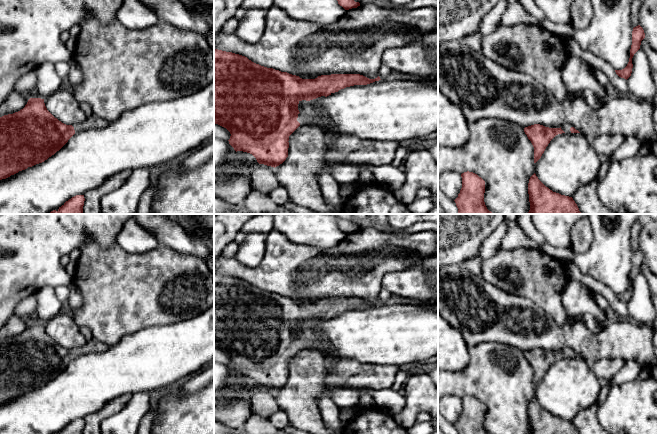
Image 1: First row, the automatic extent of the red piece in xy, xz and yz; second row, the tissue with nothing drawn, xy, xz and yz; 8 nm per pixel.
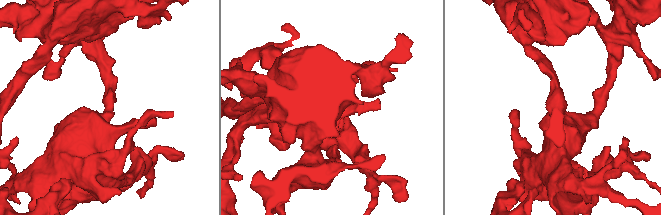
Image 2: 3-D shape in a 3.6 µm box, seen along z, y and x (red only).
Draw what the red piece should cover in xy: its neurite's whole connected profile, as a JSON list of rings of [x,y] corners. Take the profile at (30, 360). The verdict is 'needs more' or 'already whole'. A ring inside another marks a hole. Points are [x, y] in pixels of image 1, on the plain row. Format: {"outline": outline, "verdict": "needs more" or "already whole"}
{"outline": [[[30,322],[23,333],[0,341],[0,404],[42,387],[59,375],[77,356],[104,352],[110,346],[96,339],[86,326],[79,326],[86,344],[66,349],[55,342],[46,332],[44,323]]], "verdict": "needs more"}

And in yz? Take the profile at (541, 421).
{"outline": [[[534,397],[528,407],[530,434],[579,434],[572,421],[553,416]]], "verdict": "already whole"}

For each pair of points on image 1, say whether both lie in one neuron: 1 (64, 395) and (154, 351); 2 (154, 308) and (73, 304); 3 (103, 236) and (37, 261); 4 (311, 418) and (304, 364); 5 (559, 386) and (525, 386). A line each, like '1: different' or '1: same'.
1: same
2: different
3: same
4: same
5: different

